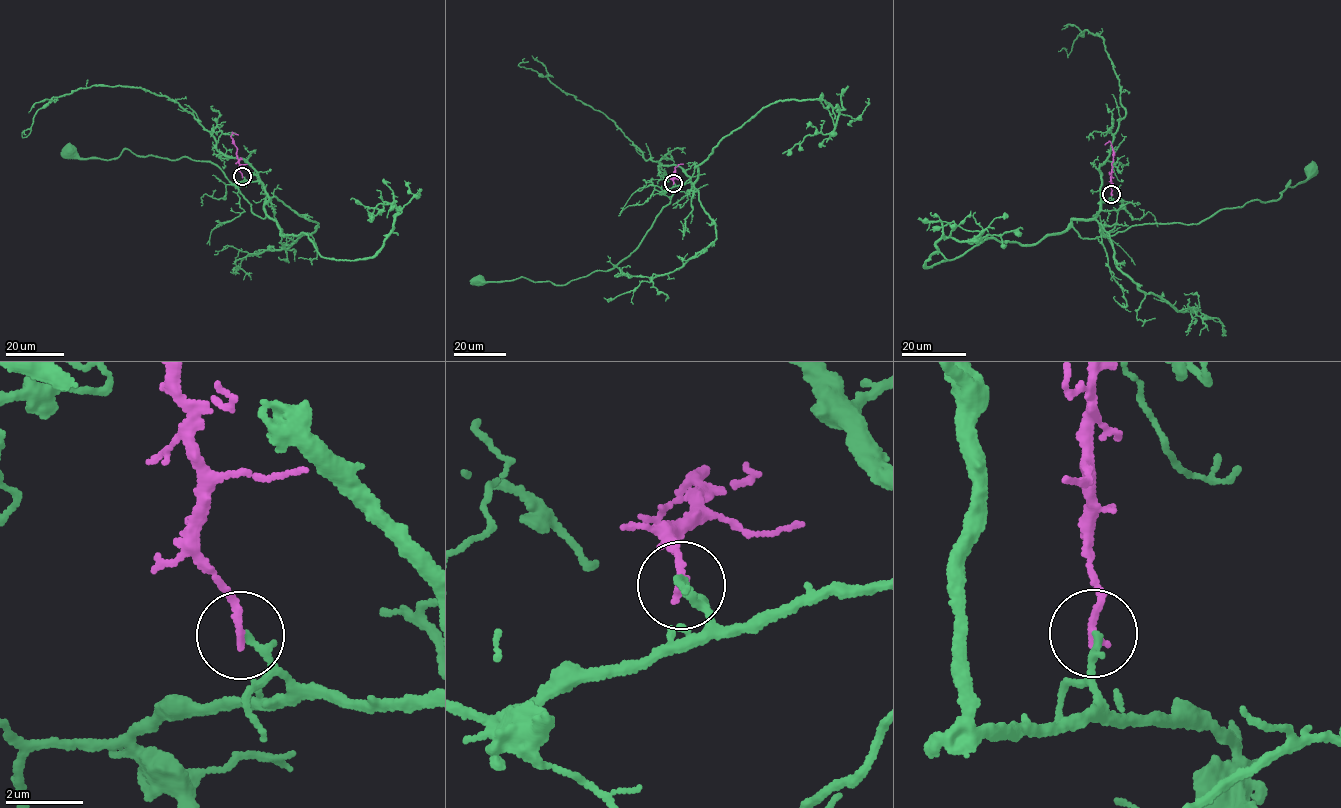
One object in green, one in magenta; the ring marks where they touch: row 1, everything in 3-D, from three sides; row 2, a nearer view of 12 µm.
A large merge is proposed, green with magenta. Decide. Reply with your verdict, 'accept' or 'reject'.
reject

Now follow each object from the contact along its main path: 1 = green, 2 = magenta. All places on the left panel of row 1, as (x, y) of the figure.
1: (242, 176), (260, 181), (268, 196), (262, 218), (209, 161), (138, 156), (125, 149), (106, 159), (69, 151)
2: (242, 176), (231, 135), (232, 132), (238, 135)

